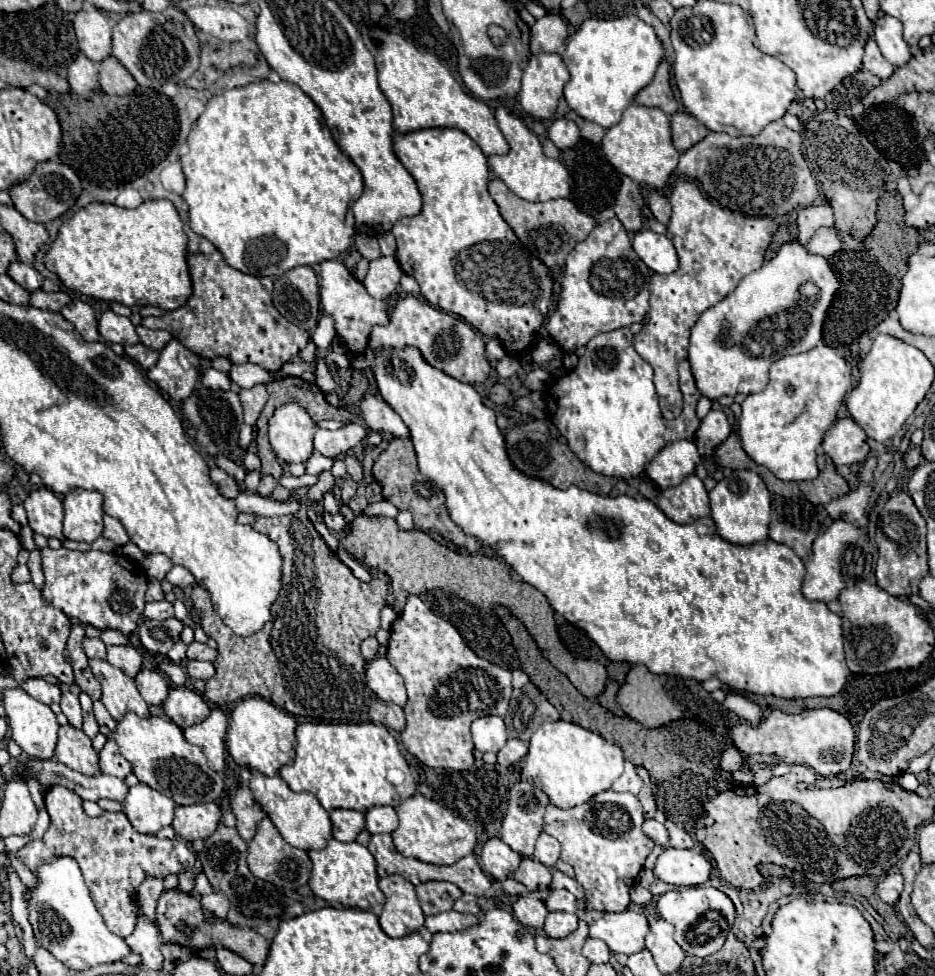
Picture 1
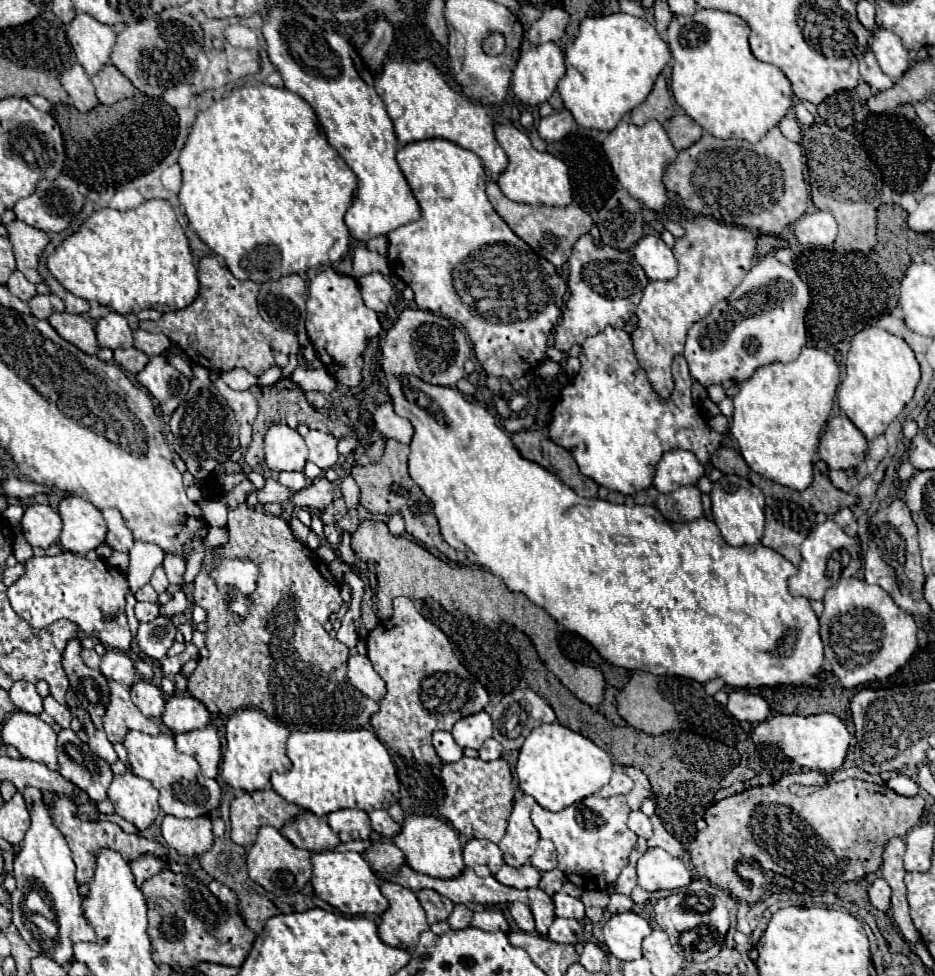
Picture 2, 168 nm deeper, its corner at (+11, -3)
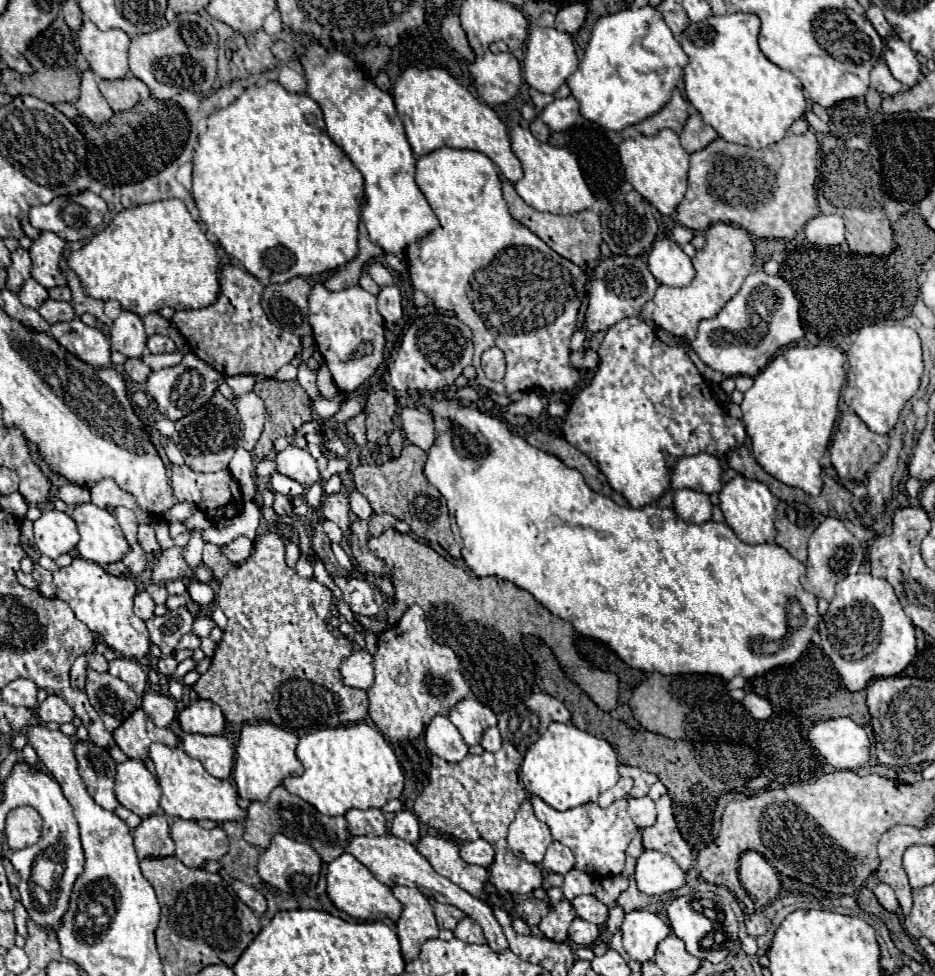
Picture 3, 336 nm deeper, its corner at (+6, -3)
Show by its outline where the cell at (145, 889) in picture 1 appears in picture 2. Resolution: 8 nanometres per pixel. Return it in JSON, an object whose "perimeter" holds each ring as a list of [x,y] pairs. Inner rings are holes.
{"perimeter":[[[143,855],[143,857],[135,859],[135,861],[131,861],[131,871],[135,875],[135,885],[141,887],[141,883],[147,881],[149,877],[153,877],[155,873],[159,873],[163,865],[165,865],[163,861],[155,859],[151,855]]]}

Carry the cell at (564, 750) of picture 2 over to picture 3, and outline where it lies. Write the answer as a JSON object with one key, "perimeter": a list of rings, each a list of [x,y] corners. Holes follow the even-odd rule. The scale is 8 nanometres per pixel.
{"perimeter":[[[550,723],[548,731],[528,749],[524,763],[522,763],[522,781],[528,793],[538,795],[542,801],[546,801],[550,807],[558,811],[574,809],[578,805],[598,801],[598,795],[618,783],[618,755],[610,747],[608,741],[598,739],[586,731],[580,731],[578,727],[570,723]]]}

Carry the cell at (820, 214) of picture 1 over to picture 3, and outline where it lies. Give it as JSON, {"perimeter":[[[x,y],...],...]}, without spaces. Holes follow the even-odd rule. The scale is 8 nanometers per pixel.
{"perimeter":[[[816,215],[806,223],[804,233],[814,245],[842,245],[844,221],[838,215]]]}

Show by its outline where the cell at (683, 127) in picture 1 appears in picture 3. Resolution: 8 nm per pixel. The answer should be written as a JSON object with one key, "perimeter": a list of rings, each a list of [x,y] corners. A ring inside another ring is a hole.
{"perimeter":[[[692,113],[680,133],[680,143],[686,153],[694,153],[710,145],[716,137],[718,133],[710,125],[704,125],[700,113]]]}

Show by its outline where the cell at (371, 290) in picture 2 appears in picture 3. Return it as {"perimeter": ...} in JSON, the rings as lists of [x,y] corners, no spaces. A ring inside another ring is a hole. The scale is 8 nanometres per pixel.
{"perimeter":[[[396,285],[382,287],[378,295],[378,313],[386,323],[396,323],[402,317],[402,295]]]}

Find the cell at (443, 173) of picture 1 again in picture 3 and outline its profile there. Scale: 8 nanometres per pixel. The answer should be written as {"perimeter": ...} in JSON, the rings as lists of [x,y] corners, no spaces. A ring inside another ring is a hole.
{"perimeter":[[[436,149],[424,157],[418,159],[416,163],[416,183],[420,187],[420,191],[424,193],[426,201],[430,203],[432,211],[436,211],[436,217],[440,219],[440,225],[438,229],[434,229],[426,239],[422,241],[416,241],[414,245],[408,247],[406,251],[406,257],[408,257],[408,265],[410,265],[410,277],[412,277],[412,285],[414,289],[420,289],[424,291],[430,301],[438,307],[438,309],[448,309],[448,311],[454,311],[458,315],[458,319],[462,323],[466,323],[470,329],[472,329],[472,341],[474,341],[474,367],[476,367],[476,383],[488,391],[494,391],[498,395],[512,395],[516,391],[526,391],[526,389],[532,389],[532,387],[542,387],[546,391],[566,391],[566,389],[574,389],[578,383],[580,383],[580,373],[576,367],[570,365],[570,337],[572,333],[576,331],[576,321],[578,321],[578,311],[580,311],[580,289],[586,291],[586,275],[582,273],[580,267],[576,267],[572,261],[560,257],[556,251],[552,251],[540,237],[536,237],[528,227],[524,227],[520,221],[516,221],[510,211],[508,211],[508,205],[502,197],[502,181],[500,181],[500,175],[498,175],[498,169],[496,165],[480,151],[464,151],[464,149]],[[490,347],[500,347],[506,355],[506,375],[502,381],[490,381],[484,377],[482,373],[482,367],[480,367],[480,355],[484,349],[490,349]]]}

